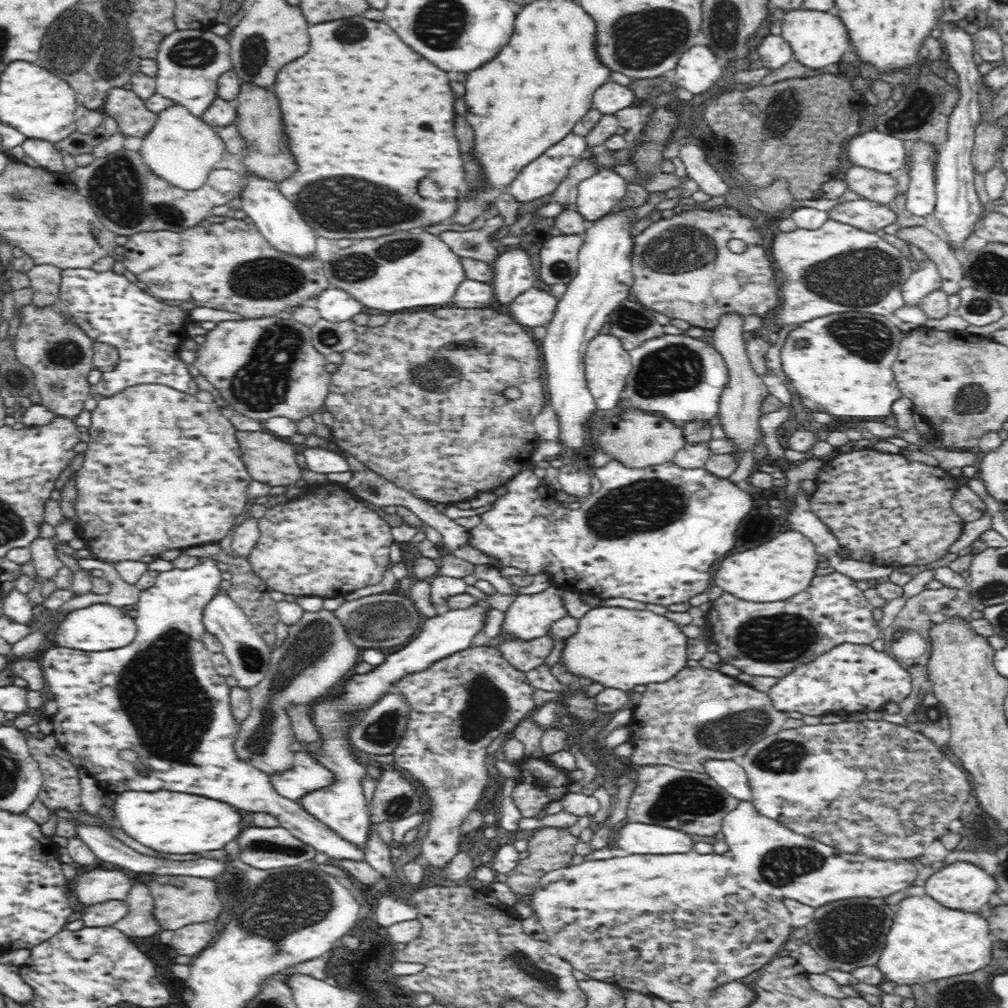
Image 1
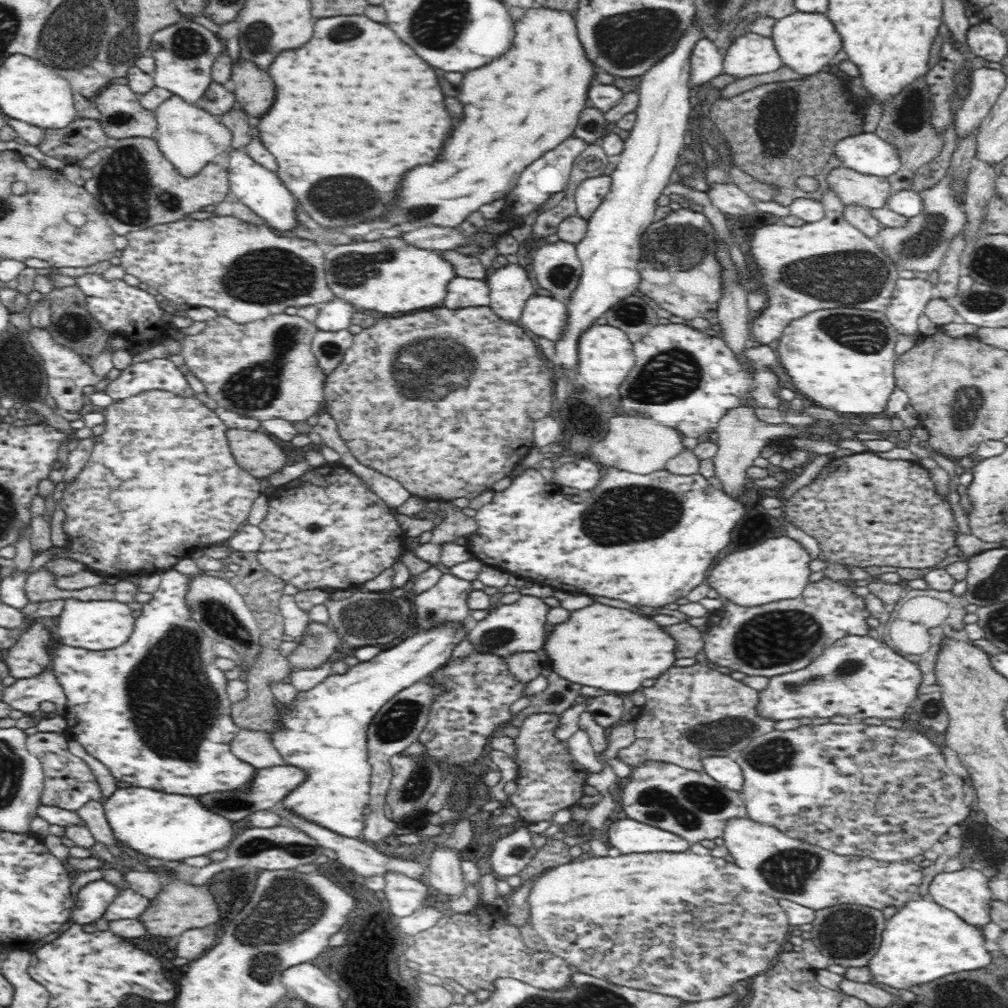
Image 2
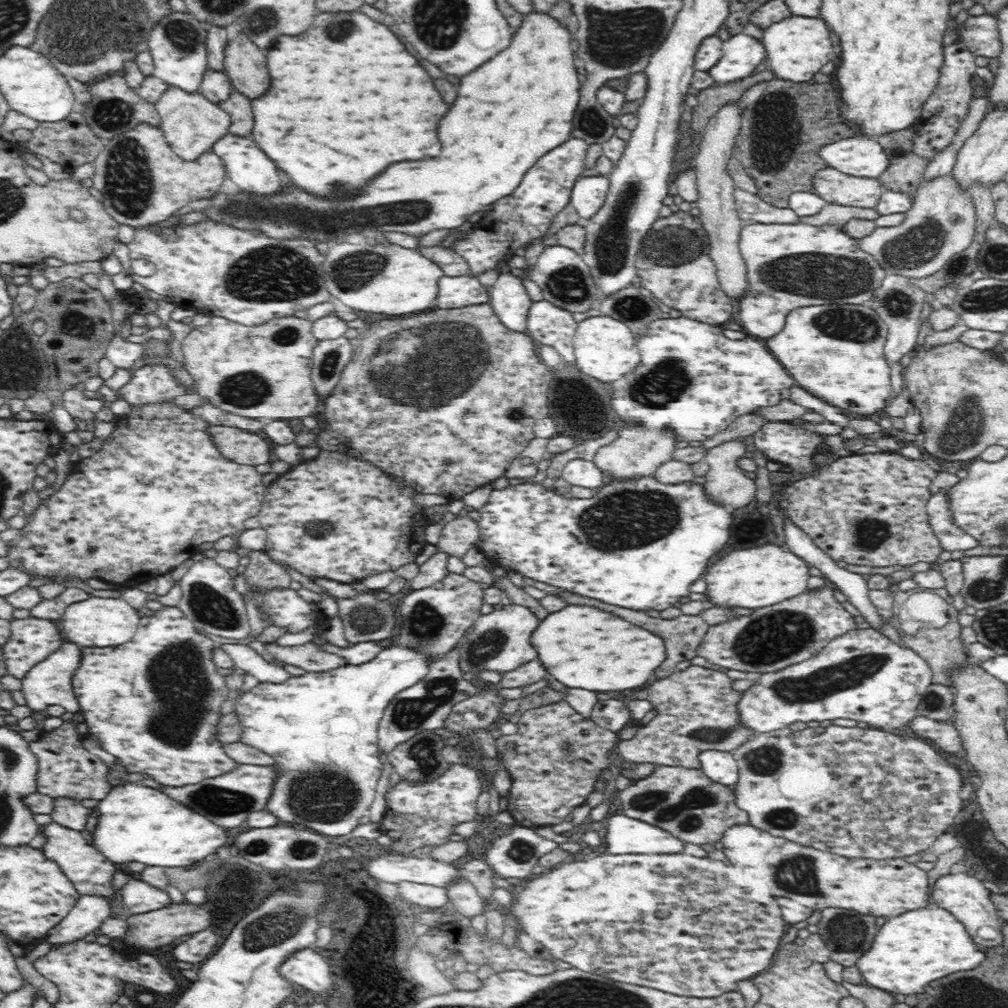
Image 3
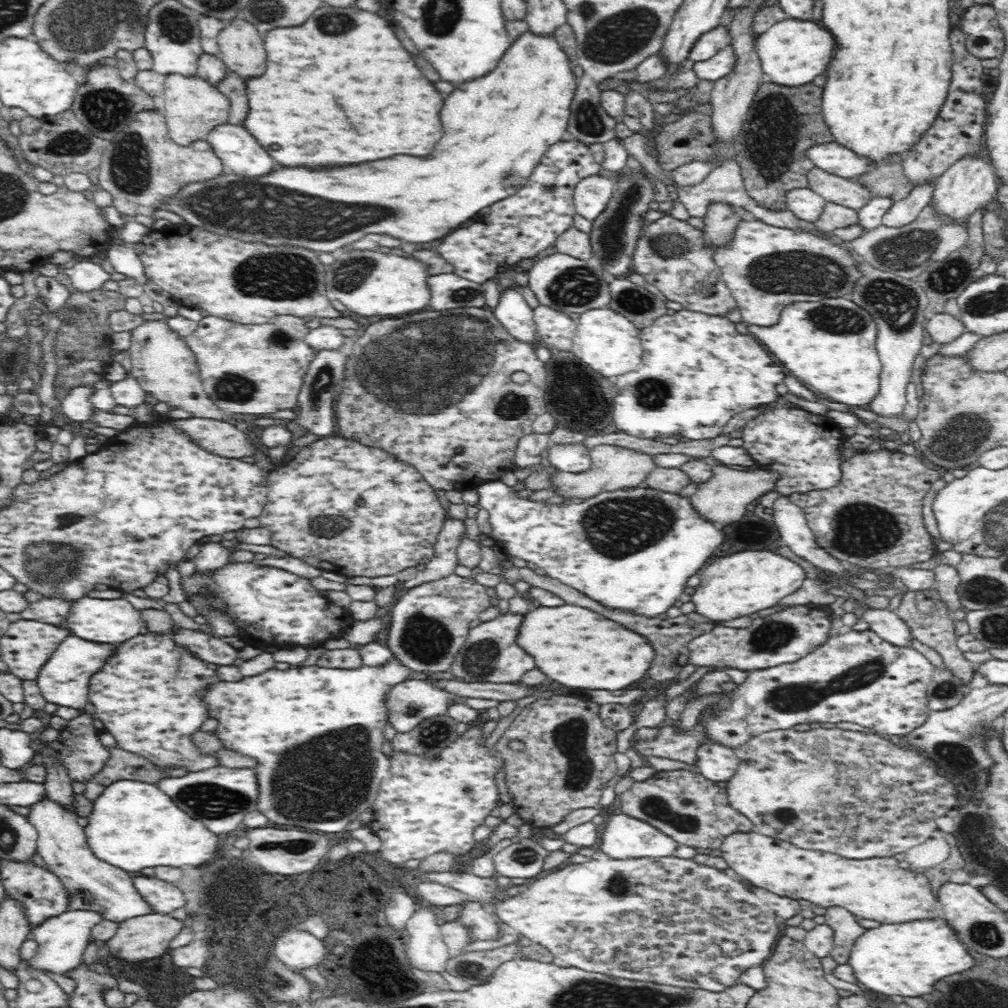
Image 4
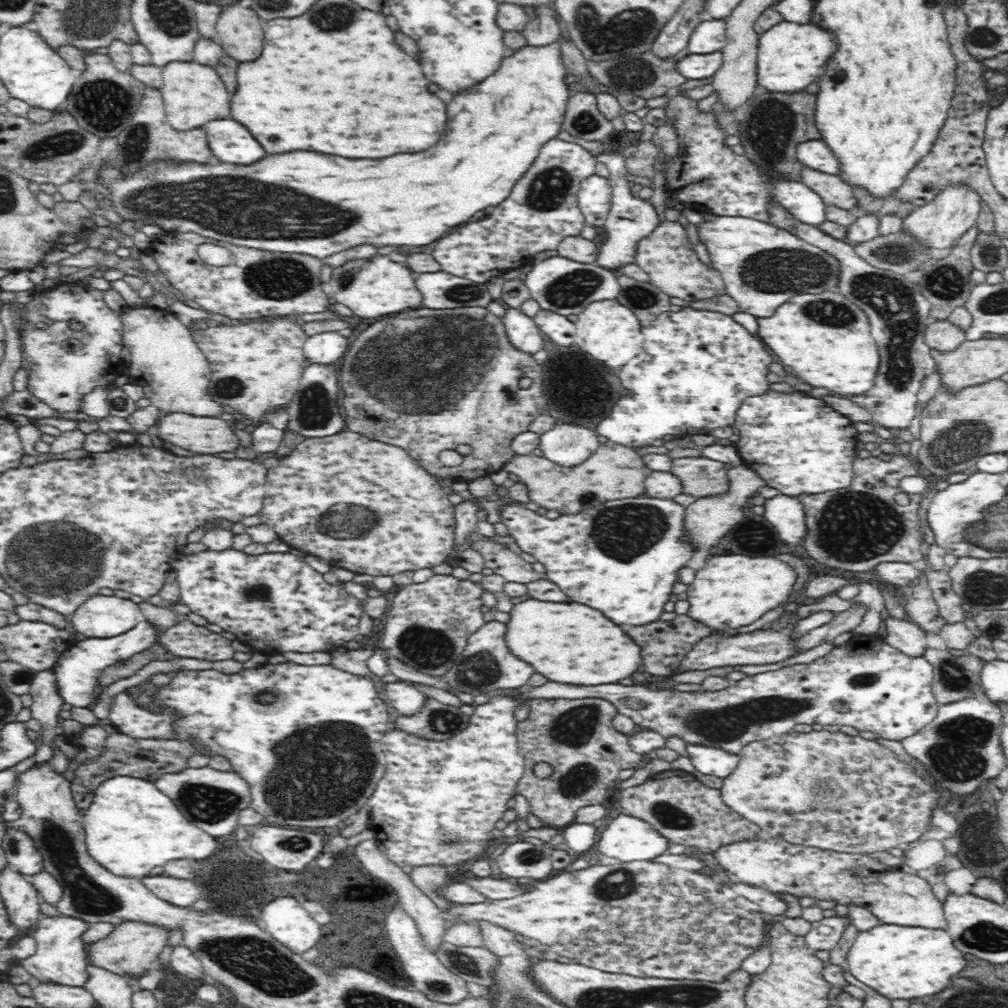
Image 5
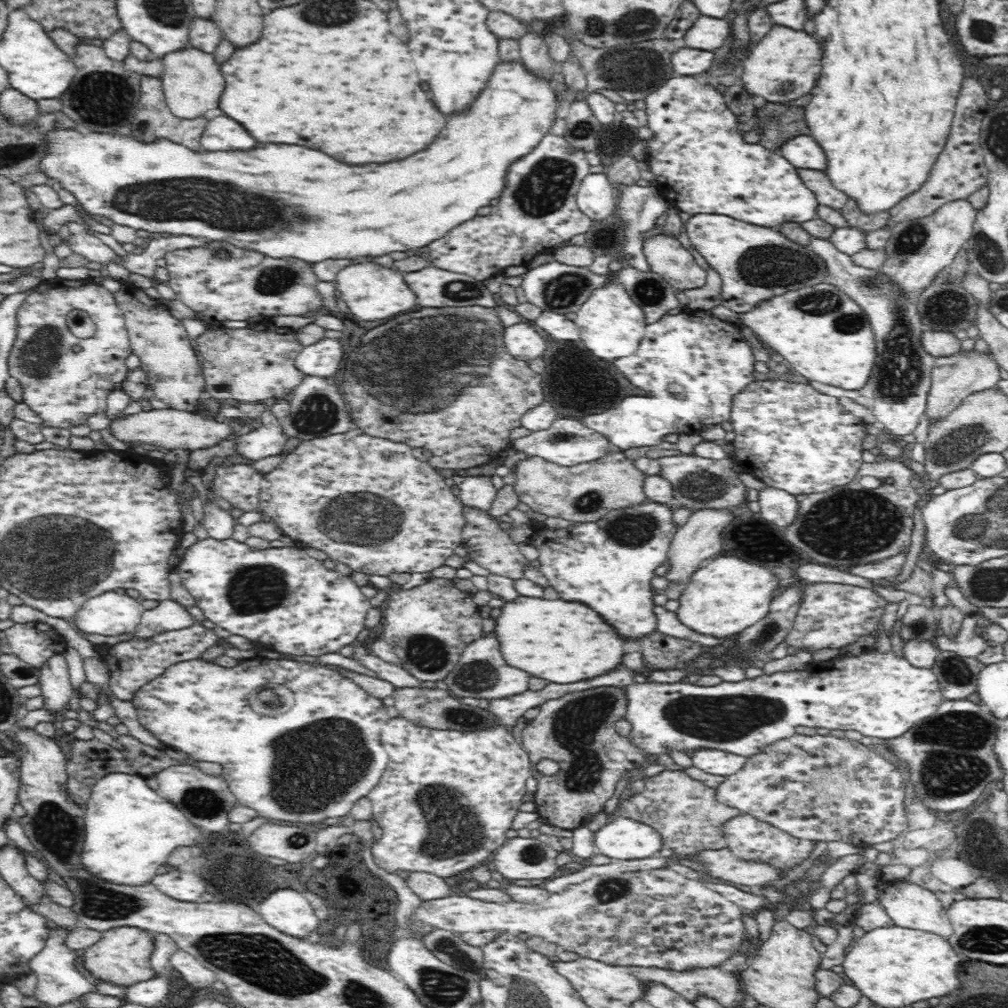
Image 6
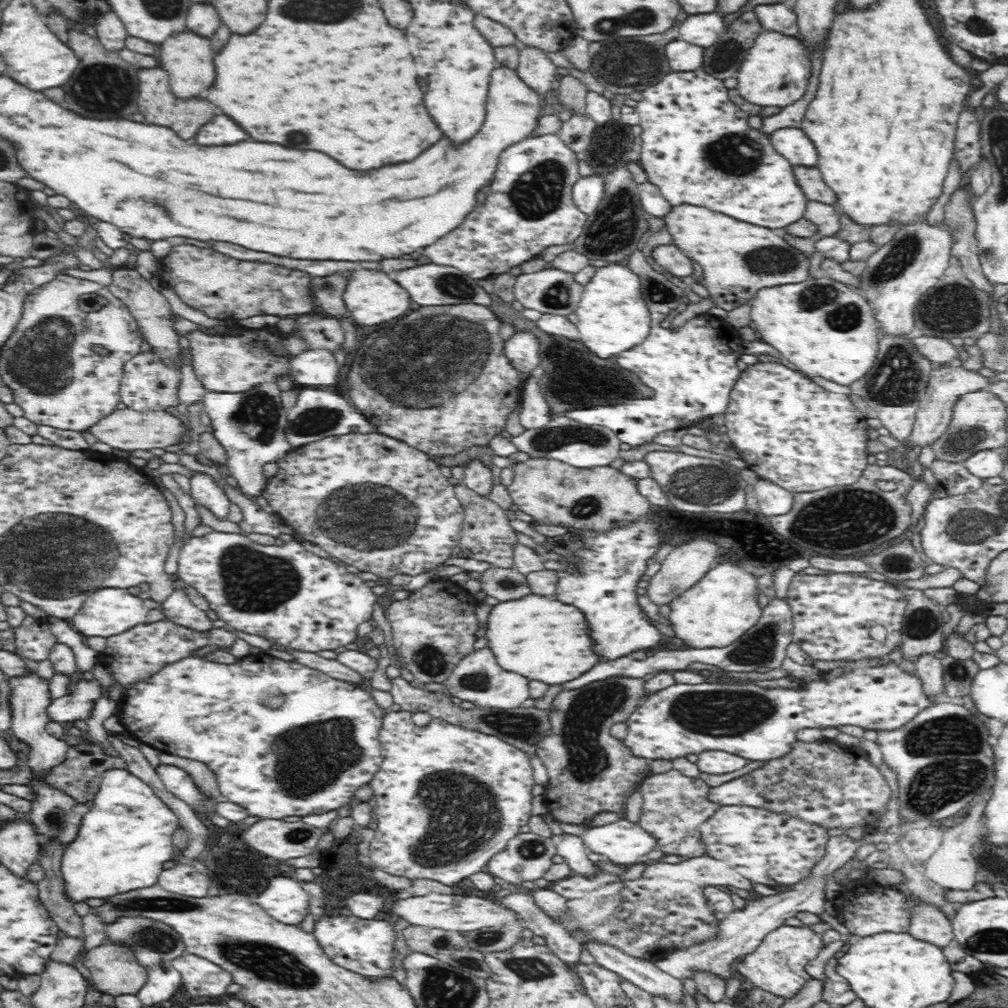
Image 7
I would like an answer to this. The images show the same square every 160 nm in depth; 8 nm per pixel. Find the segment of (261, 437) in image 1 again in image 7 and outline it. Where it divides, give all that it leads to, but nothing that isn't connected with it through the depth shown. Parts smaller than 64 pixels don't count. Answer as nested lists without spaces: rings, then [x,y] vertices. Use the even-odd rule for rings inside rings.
[[[126,407],[117,408],[86,431],[96,436],[98,442],[108,444],[112,448],[136,452],[137,450],[149,451],[152,448],[176,448],[179,446],[178,440],[182,432],[187,429],[188,425],[184,425],[180,419],[176,419],[167,411],[136,411]]]

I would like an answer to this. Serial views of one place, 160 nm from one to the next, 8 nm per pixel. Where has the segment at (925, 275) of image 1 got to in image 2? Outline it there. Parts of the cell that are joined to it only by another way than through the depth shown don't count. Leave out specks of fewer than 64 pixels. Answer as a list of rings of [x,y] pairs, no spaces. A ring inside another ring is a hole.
[[[899,278],[895,287],[884,314],[900,336],[914,335],[918,330],[920,315],[924,314],[925,306],[934,298],[932,284],[916,278]]]

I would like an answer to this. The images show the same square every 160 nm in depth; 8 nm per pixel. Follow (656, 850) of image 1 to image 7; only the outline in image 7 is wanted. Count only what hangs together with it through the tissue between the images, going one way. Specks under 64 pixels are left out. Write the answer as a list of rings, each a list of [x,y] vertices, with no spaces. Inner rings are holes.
[[[625,817],[606,826],[589,827],[581,834],[584,841],[592,853],[605,856],[605,860],[620,866],[636,865],[647,858],[656,847],[656,839],[650,833],[642,829],[639,824],[632,824]]]

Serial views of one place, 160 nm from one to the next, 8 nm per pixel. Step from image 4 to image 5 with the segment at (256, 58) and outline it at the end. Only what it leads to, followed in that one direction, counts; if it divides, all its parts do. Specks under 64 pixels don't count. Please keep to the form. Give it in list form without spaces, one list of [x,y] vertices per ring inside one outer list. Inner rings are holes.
[[[237,1],[222,7],[216,23],[215,40],[225,54],[238,60],[248,62],[256,60],[262,54],[263,20],[251,7],[244,7]]]

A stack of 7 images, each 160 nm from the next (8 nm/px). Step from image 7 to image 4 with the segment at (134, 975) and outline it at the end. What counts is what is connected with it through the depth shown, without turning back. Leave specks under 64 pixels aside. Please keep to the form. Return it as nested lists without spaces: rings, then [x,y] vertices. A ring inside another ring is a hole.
[[[148,913],[144,916],[135,916],[134,918],[118,923],[116,934],[104,942],[110,951],[110,956],[125,960],[126,963],[154,963],[160,962],[164,952],[169,949],[170,940],[184,928],[180,920],[174,920],[165,913]]]

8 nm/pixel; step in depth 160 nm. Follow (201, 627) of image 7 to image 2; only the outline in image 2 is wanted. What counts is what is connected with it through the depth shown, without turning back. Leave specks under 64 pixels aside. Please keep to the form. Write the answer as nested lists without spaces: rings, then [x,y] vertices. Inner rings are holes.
[[[50,666],[32,678],[17,679],[16,683],[8,686],[2,694],[2,701],[25,714],[36,712],[43,702],[56,704],[56,712],[60,716],[66,712],[66,693]]]

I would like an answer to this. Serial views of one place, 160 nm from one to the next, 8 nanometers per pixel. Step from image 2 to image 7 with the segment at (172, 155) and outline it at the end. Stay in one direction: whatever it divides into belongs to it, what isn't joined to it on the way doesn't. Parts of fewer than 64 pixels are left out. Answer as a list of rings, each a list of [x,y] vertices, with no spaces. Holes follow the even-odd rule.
[[[186,28],[183,32],[174,32],[164,43],[159,45],[159,66],[169,75],[171,91],[179,99],[190,99],[198,96],[202,90],[210,88],[214,82],[214,50],[210,40],[201,34],[194,34]]]

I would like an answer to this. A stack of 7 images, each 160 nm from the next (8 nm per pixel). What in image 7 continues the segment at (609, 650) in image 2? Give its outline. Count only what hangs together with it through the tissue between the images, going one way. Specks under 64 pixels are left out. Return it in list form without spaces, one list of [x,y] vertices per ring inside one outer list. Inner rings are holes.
[[[529,594],[516,600],[507,600],[494,605],[485,626],[485,638],[497,663],[508,672],[518,672],[530,680],[544,684],[564,685],[588,672],[598,658],[592,652],[592,640],[584,614],[574,606],[558,602],[554,597]]]

